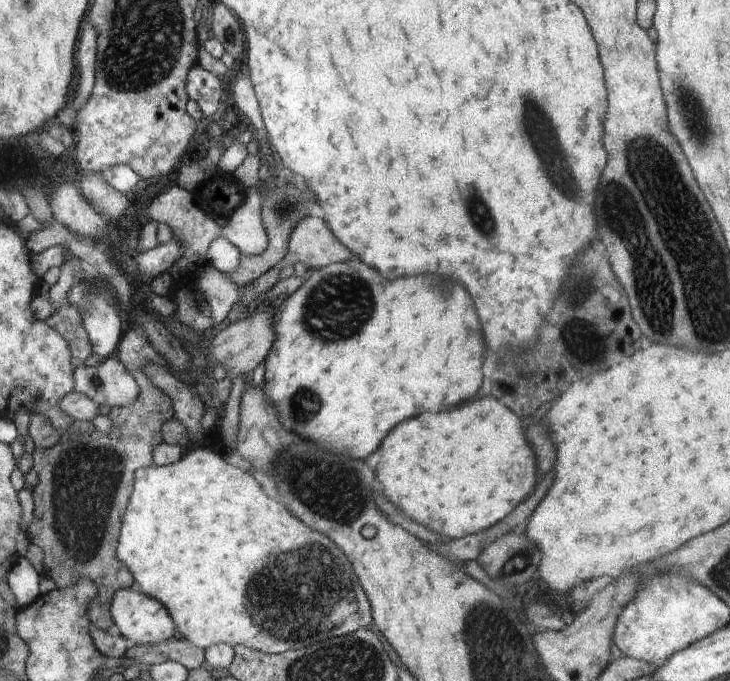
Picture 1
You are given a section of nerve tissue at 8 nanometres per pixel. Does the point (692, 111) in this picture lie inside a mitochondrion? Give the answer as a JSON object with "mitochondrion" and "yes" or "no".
{"mitochondrion":"yes"}

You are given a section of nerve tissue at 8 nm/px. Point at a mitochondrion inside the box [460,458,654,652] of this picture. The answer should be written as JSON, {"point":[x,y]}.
{"point":[510,567]}

